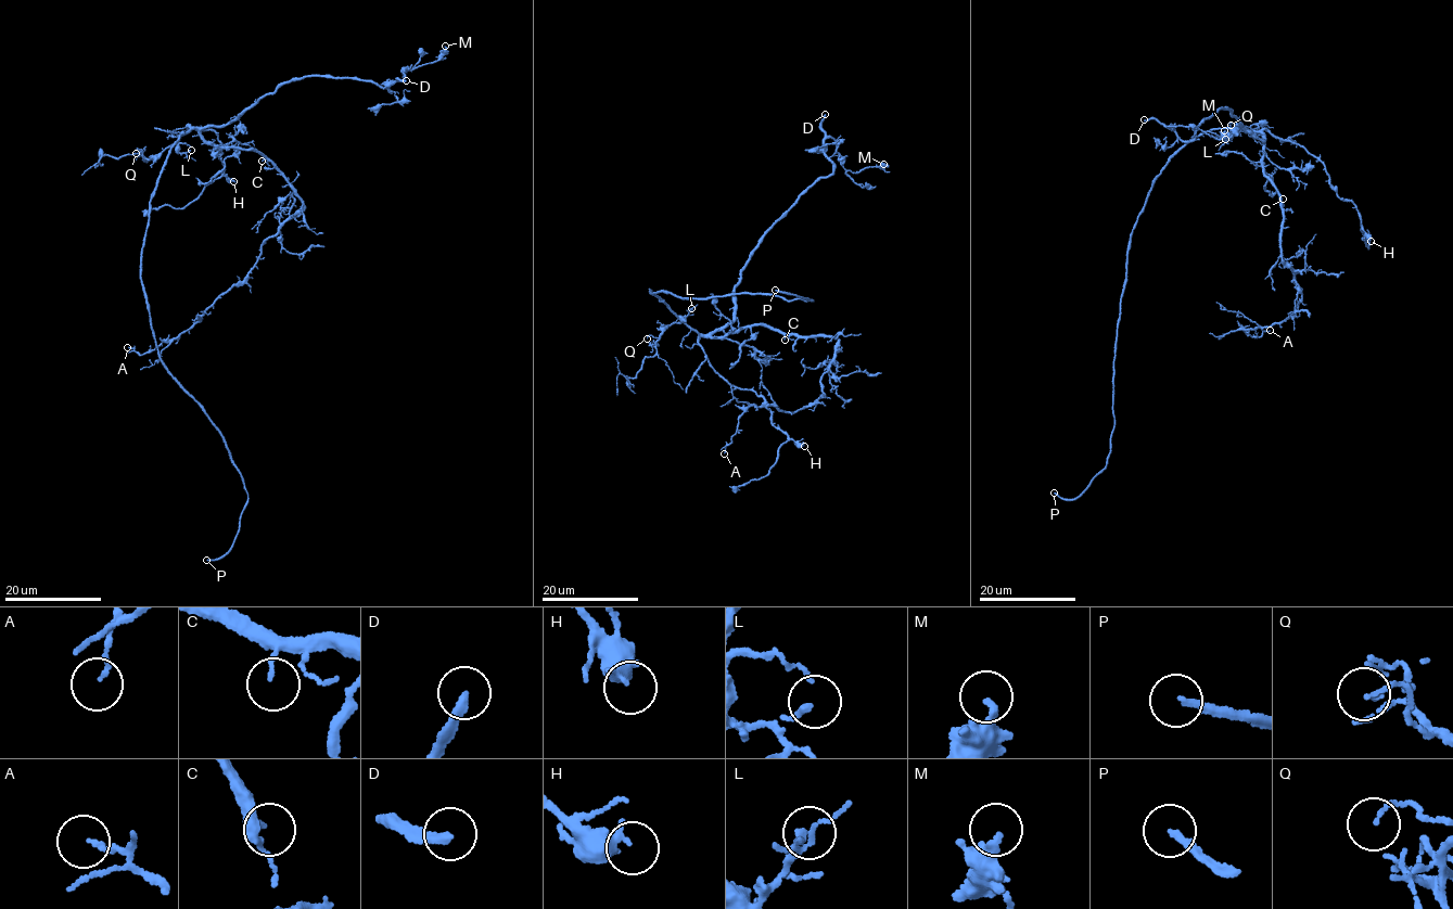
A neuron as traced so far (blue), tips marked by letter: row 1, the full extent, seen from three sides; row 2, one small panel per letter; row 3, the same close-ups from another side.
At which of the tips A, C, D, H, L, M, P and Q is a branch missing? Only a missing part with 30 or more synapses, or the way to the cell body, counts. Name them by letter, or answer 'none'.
D, P

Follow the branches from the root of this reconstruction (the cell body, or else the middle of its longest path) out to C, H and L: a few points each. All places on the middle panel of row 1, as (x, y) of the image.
C: (667, 306), (689, 325), (709, 337), (765, 324), (782, 333), (785, 340)
H: (667, 306), (698, 333), (709, 366), (731, 385), (762, 397), (772, 423), (804, 446)
L: (667, 306), (682, 320), (691, 308)

